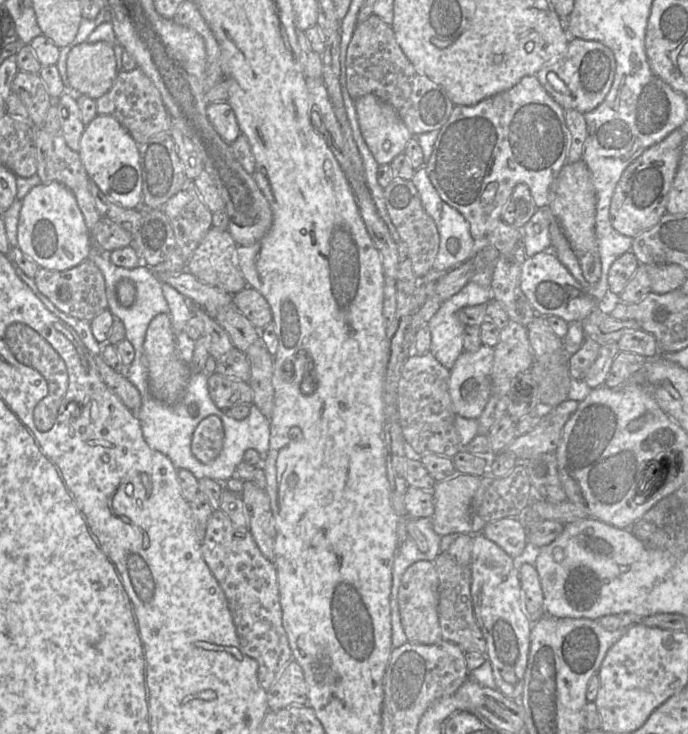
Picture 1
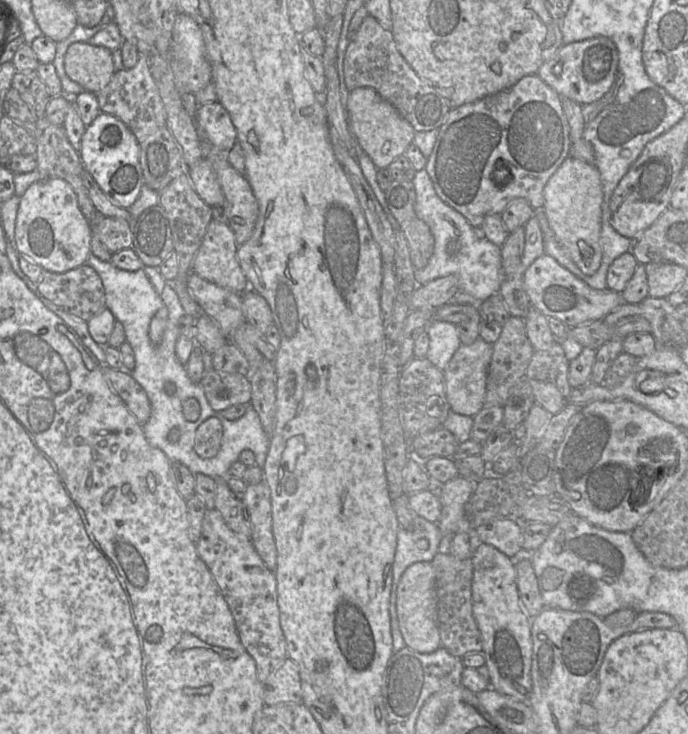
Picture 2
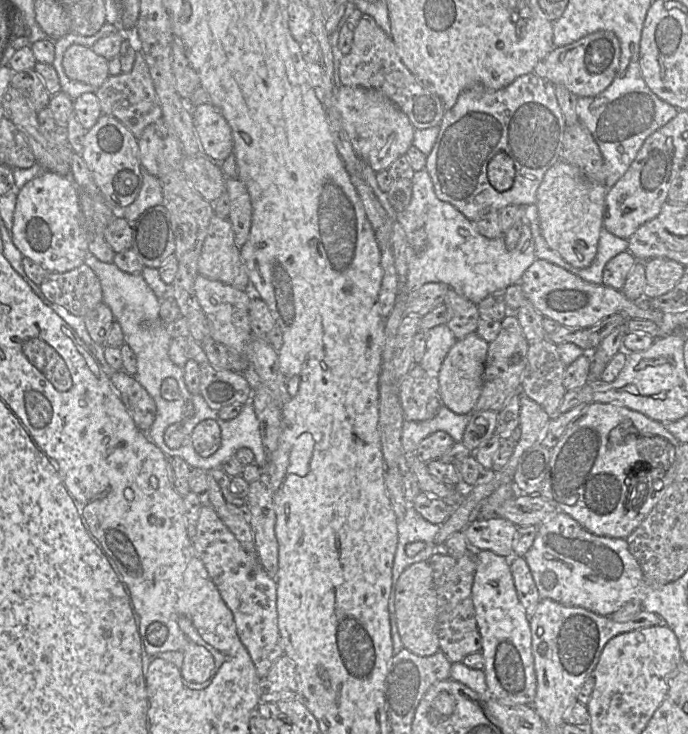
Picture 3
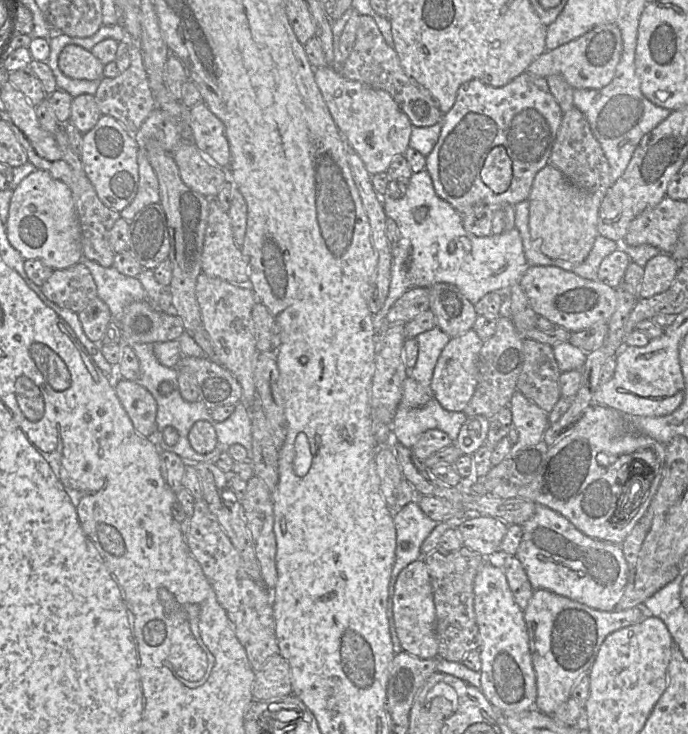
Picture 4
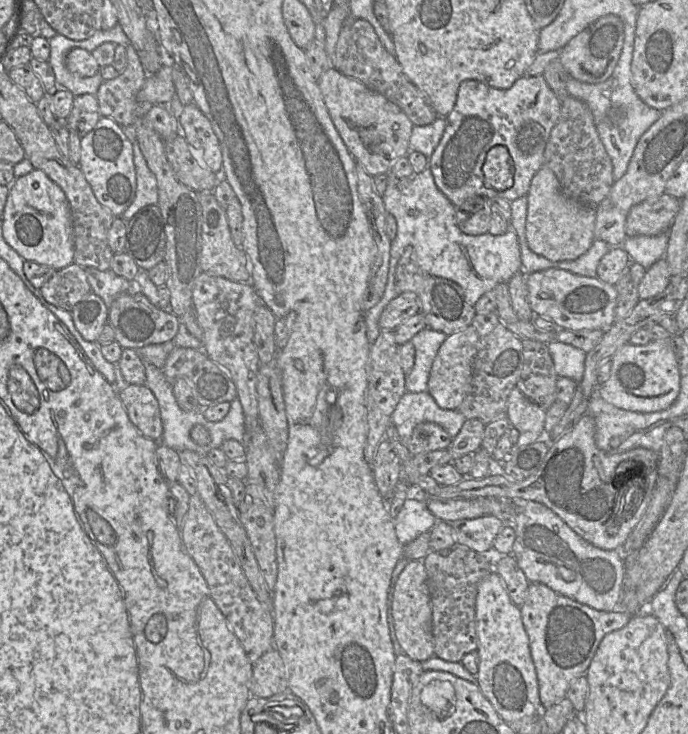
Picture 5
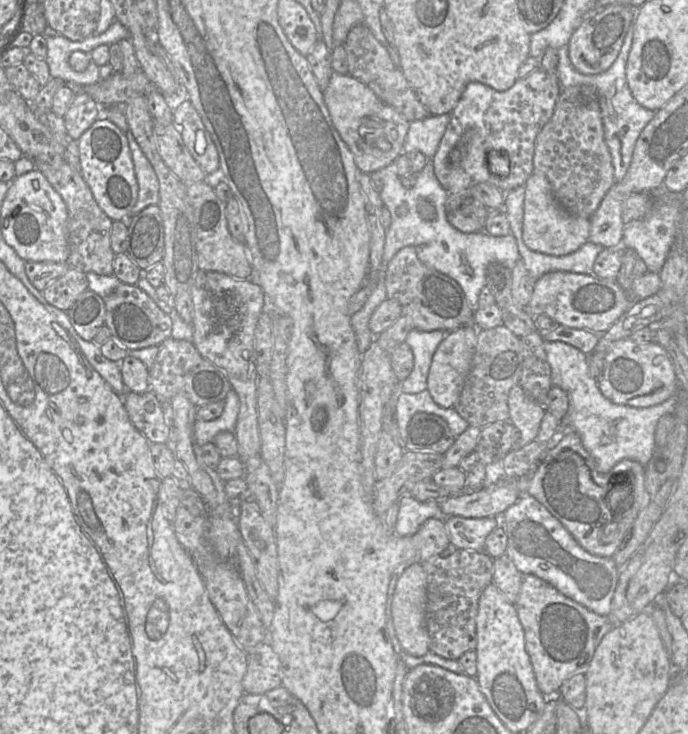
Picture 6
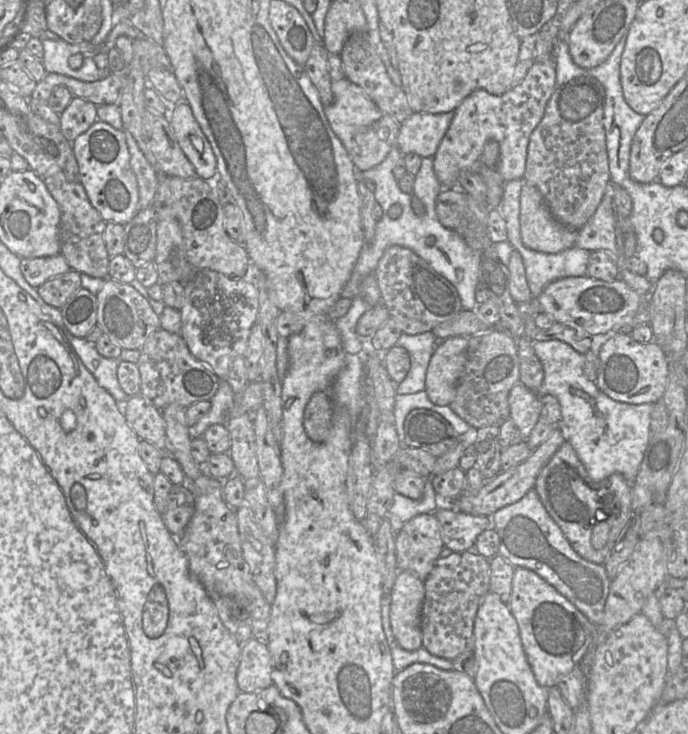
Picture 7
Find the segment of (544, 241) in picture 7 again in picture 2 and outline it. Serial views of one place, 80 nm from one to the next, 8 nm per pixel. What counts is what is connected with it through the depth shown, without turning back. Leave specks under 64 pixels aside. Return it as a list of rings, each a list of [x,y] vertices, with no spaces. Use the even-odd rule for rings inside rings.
[[[568,156],[549,178],[543,196],[543,211],[556,240],[585,275],[595,274],[601,263],[600,232],[603,202],[601,179],[597,168],[594,164]]]

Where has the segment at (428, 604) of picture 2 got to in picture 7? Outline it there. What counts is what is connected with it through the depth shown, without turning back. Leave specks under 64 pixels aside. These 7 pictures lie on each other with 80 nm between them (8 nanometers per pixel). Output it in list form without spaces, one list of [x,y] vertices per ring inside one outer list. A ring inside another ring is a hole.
[[[398,571],[391,591],[390,621],[399,646],[406,651],[422,647],[424,581],[410,571]]]

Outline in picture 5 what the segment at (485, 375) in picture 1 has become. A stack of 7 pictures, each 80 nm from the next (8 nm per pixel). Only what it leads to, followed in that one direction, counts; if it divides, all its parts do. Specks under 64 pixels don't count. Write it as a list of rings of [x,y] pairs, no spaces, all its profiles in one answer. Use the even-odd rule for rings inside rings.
[[[473,325],[447,336],[432,364],[428,392],[442,409],[457,410],[470,391],[473,365],[481,337]]]

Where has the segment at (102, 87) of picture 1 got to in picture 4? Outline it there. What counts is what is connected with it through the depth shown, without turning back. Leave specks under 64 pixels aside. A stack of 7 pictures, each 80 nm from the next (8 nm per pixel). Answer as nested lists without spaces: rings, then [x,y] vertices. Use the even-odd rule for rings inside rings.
[[[69,44],[59,55],[59,67],[69,78],[83,80],[101,80],[104,65],[93,55],[90,50]]]

